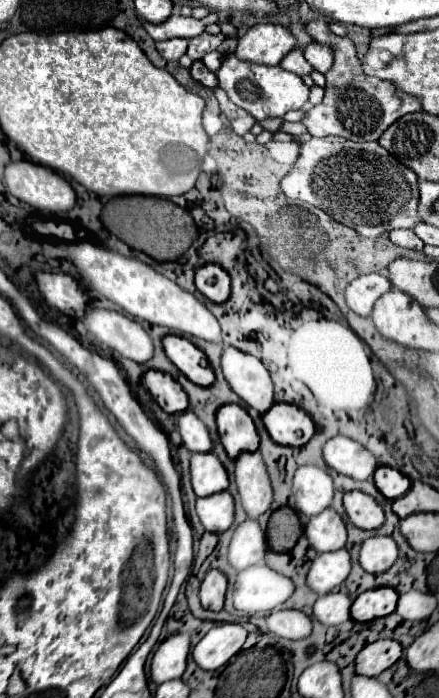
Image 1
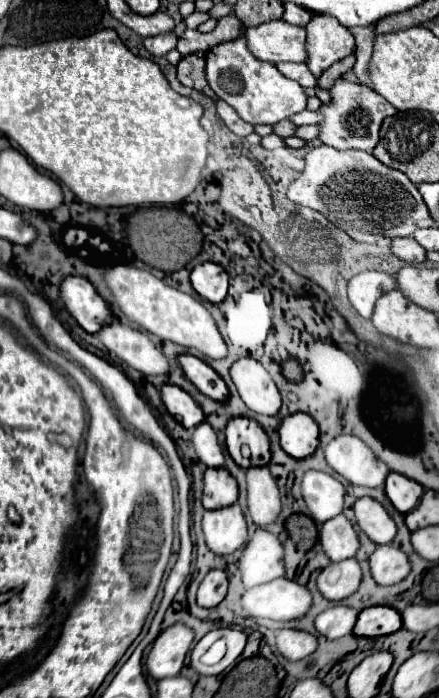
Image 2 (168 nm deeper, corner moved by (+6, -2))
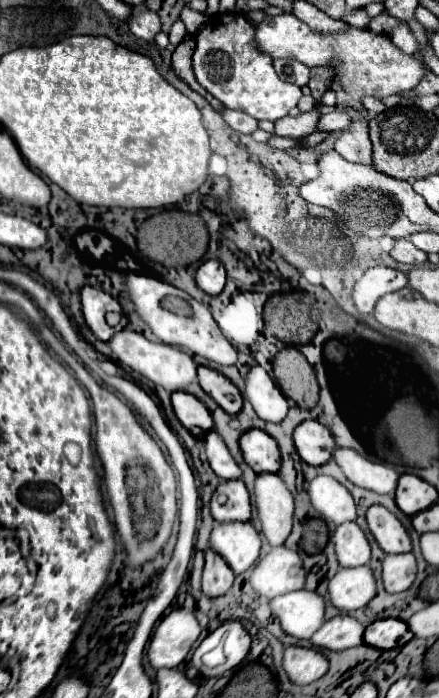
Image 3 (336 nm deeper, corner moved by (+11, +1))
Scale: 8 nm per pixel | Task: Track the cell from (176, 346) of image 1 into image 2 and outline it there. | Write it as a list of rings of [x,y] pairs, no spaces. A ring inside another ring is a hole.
[[[181,354],[179,364],[185,372],[185,376],[209,398],[217,400],[217,402],[225,402],[229,400],[229,388],[227,384],[221,380],[221,376],[203,360],[199,360],[197,356],[191,354]]]

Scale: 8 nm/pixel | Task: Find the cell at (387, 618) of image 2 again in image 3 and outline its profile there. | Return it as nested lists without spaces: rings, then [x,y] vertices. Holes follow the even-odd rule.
[[[378,619],[370,623],[364,631],[364,643],[378,649],[392,649],[396,645],[404,645],[404,641],[412,639],[408,625],[400,619]]]

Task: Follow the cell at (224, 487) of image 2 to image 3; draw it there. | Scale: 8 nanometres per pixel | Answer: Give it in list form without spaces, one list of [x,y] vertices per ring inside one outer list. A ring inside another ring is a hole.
[[[240,479],[218,483],[210,499],[210,511],[216,521],[248,521],[250,509],[250,495]]]

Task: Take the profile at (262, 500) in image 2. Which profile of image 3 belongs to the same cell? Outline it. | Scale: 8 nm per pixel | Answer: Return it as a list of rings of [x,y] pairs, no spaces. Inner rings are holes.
[[[258,473],[254,481],[256,511],[270,545],[282,545],[292,529],[294,497],[276,473]]]

